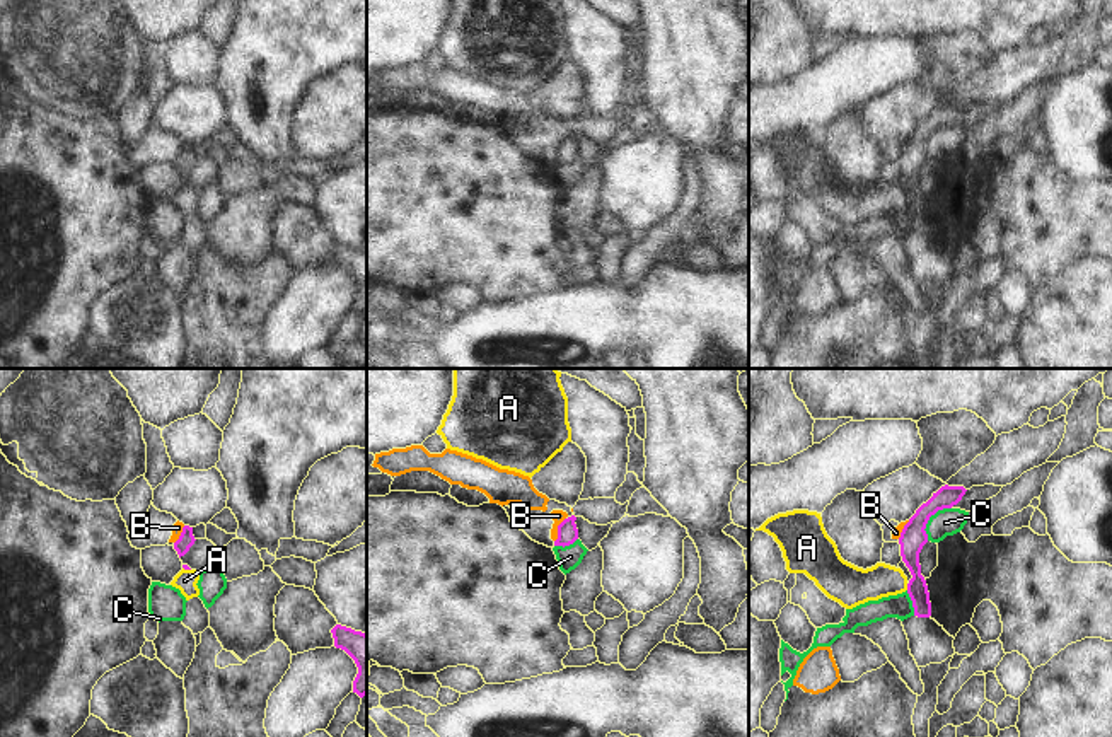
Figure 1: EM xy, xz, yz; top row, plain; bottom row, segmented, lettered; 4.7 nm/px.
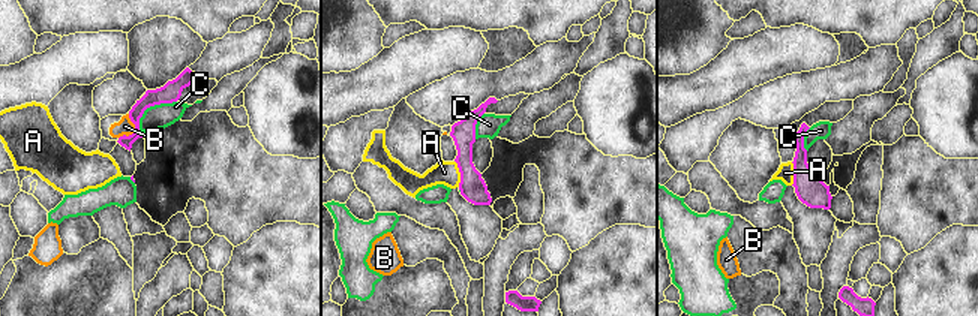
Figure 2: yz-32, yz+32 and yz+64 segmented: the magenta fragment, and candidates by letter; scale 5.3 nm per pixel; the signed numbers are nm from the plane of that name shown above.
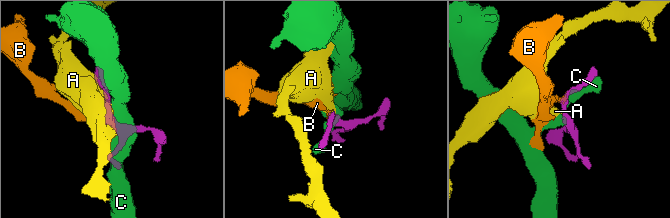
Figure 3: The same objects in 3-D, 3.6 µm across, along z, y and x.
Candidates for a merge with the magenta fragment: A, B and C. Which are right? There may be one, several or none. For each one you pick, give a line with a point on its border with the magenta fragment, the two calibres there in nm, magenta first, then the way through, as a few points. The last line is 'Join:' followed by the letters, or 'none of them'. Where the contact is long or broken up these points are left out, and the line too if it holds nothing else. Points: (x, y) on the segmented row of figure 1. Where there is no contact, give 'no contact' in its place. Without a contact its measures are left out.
Join: none of them

